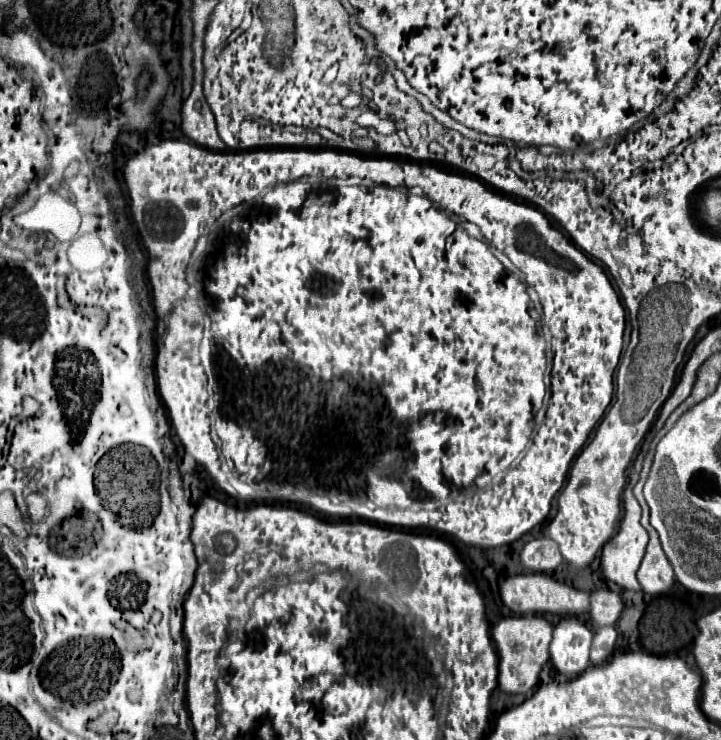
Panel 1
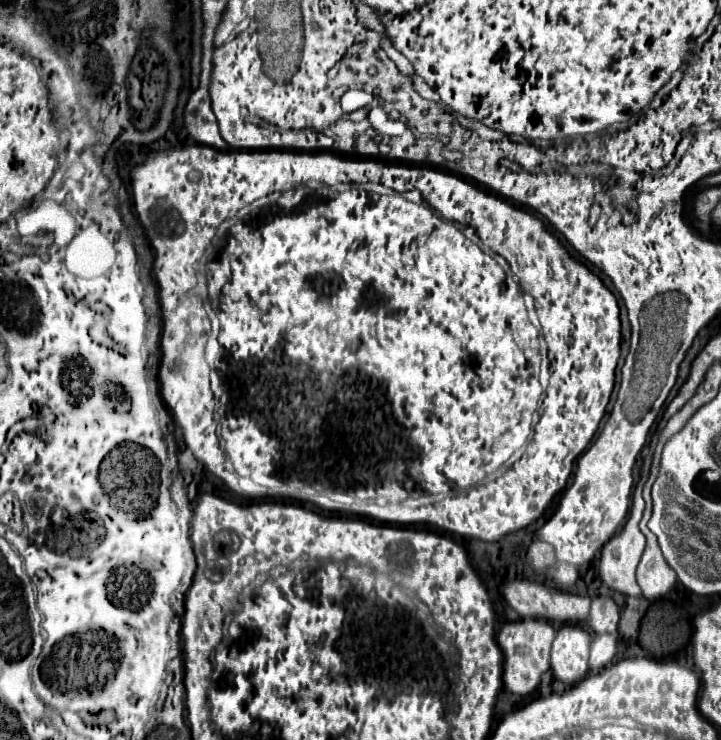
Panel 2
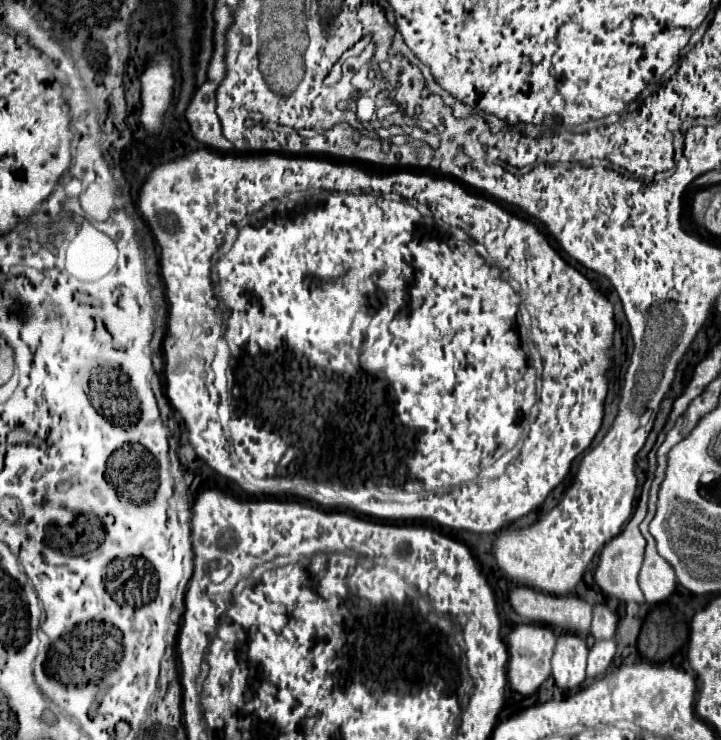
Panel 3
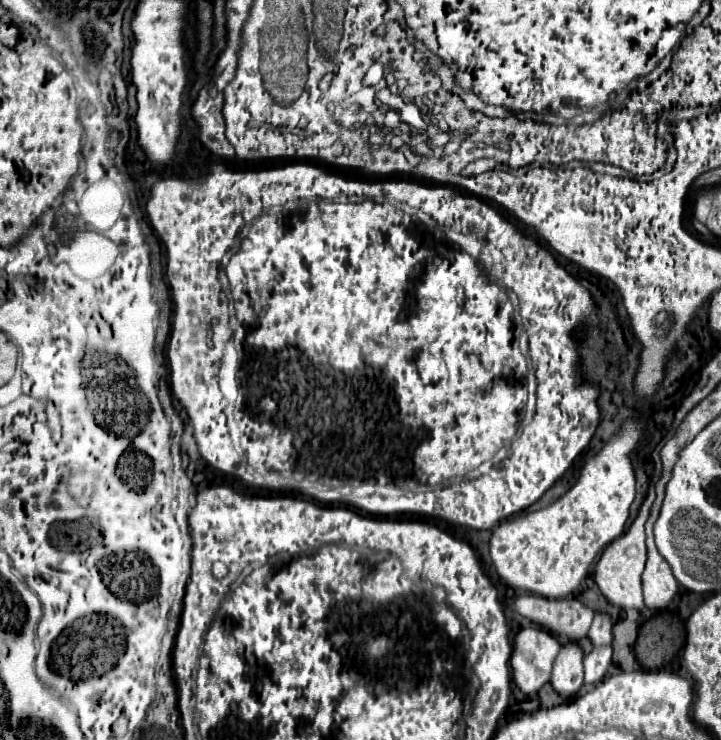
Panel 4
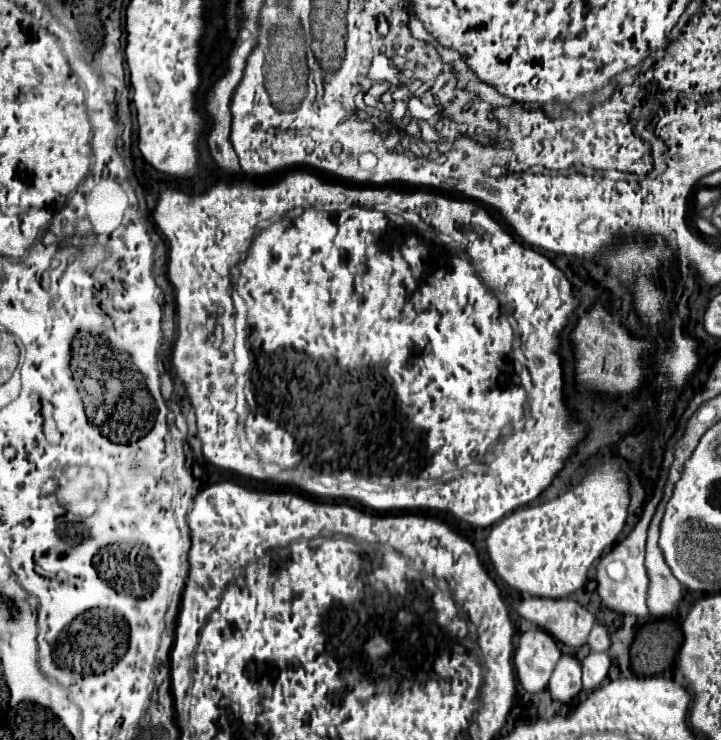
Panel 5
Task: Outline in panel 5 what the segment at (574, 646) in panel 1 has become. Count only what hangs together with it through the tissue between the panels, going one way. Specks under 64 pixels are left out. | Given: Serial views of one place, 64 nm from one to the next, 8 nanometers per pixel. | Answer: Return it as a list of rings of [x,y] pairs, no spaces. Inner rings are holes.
[[[566,654],[558,660],[548,690],[554,700],[570,702],[582,690],[582,666],[574,654]]]

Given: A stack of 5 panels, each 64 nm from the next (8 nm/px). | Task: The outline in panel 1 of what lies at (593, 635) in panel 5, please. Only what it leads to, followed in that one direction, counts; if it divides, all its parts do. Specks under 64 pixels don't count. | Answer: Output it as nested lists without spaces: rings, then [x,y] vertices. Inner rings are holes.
[[[598,588],[592,592],[590,596],[590,618],[592,618],[592,624],[594,626],[612,626],[616,624],[622,608],[624,608],[624,602],[622,602],[622,596],[614,590],[608,590],[608,588]]]

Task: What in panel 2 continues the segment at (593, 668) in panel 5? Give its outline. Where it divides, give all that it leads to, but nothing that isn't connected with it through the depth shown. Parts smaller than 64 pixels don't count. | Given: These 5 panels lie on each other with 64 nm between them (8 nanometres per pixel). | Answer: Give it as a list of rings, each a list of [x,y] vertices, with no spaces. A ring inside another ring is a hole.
[[[596,634],[590,646],[590,670],[604,668],[616,652],[616,634]]]

